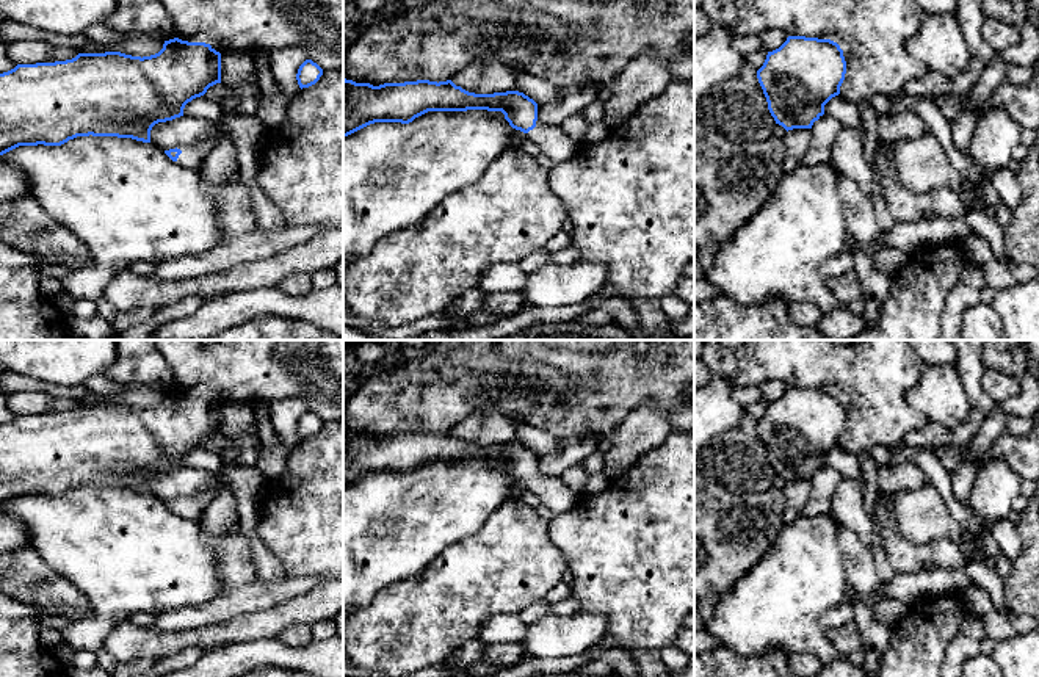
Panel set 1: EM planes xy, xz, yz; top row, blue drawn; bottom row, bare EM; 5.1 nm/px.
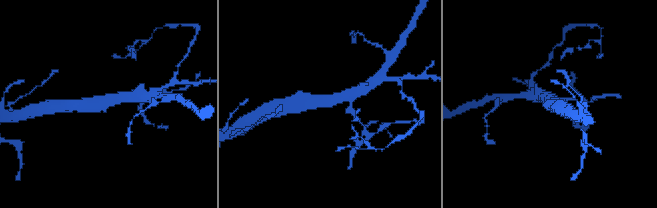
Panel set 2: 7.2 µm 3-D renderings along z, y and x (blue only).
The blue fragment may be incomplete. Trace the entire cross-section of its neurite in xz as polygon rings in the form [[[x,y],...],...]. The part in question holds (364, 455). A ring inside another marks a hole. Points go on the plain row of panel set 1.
[[[343,428],[343,487],[375,473],[409,475],[428,462],[501,462],[509,476],[527,486],[555,516],[569,512],[580,495],[559,476],[538,470],[539,456],[519,442],[475,445],[447,433],[356,434]]]

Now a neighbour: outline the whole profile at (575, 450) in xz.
[[[597,436],[561,439],[556,451],[539,456],[538,472],[545,476],[561,476],[572,465],[583,464],[597,451]]]

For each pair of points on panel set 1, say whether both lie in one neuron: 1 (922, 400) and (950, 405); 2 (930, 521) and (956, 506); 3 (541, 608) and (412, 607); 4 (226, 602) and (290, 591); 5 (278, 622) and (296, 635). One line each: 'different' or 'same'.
1: same
2: different
3: different
4: same
5: different

